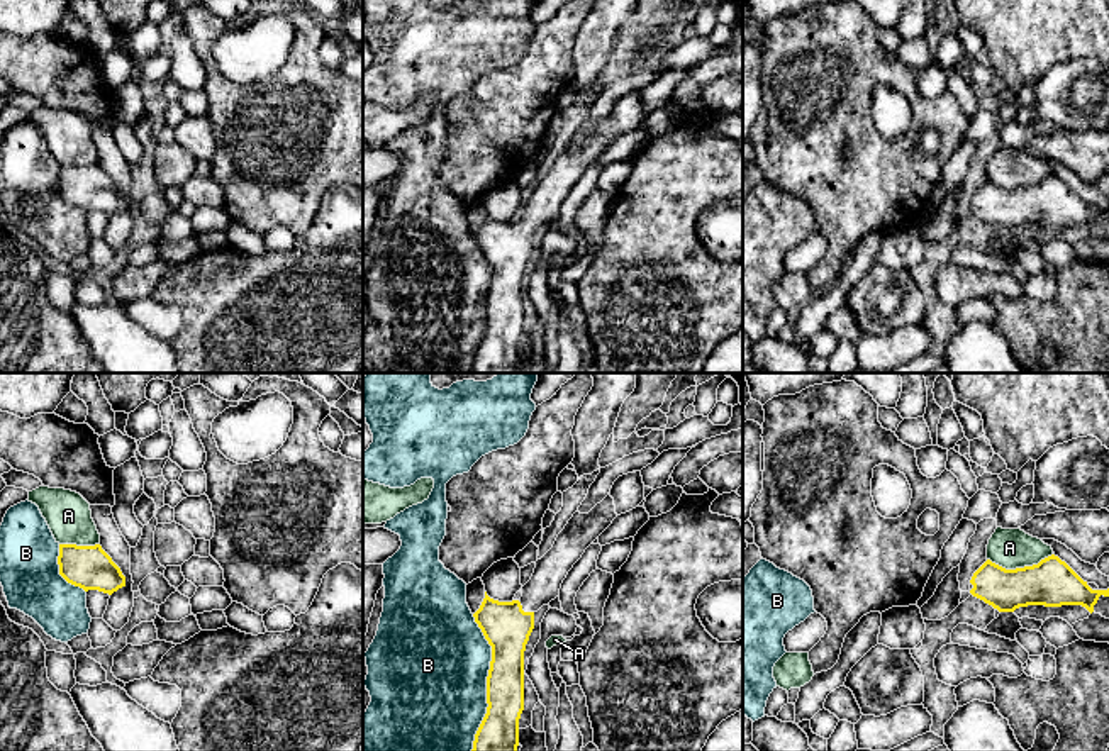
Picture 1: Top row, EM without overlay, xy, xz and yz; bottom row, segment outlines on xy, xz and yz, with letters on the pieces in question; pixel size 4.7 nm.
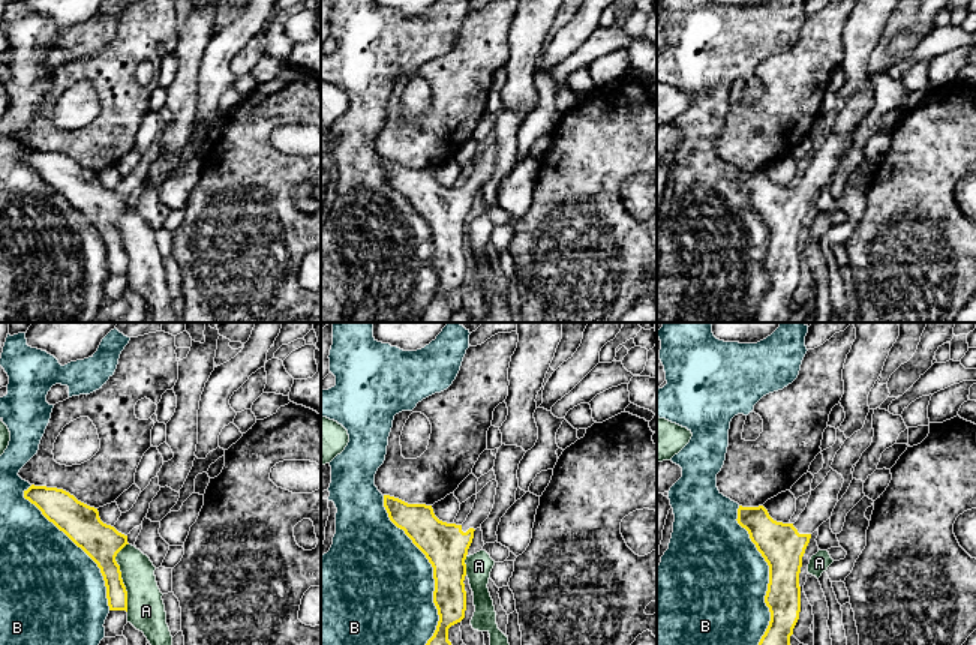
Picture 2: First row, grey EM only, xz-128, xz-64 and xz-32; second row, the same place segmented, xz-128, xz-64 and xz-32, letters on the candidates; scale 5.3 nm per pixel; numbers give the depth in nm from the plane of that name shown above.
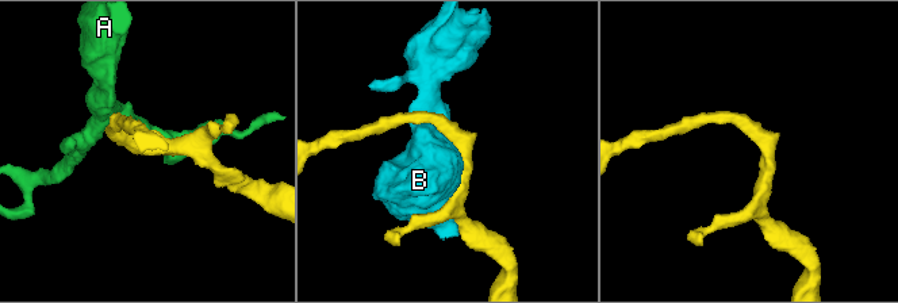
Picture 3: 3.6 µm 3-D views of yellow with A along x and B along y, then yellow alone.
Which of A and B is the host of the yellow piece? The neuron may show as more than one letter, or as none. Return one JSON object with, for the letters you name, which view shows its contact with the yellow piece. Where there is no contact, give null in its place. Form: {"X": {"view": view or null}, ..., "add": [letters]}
{"add": []}

